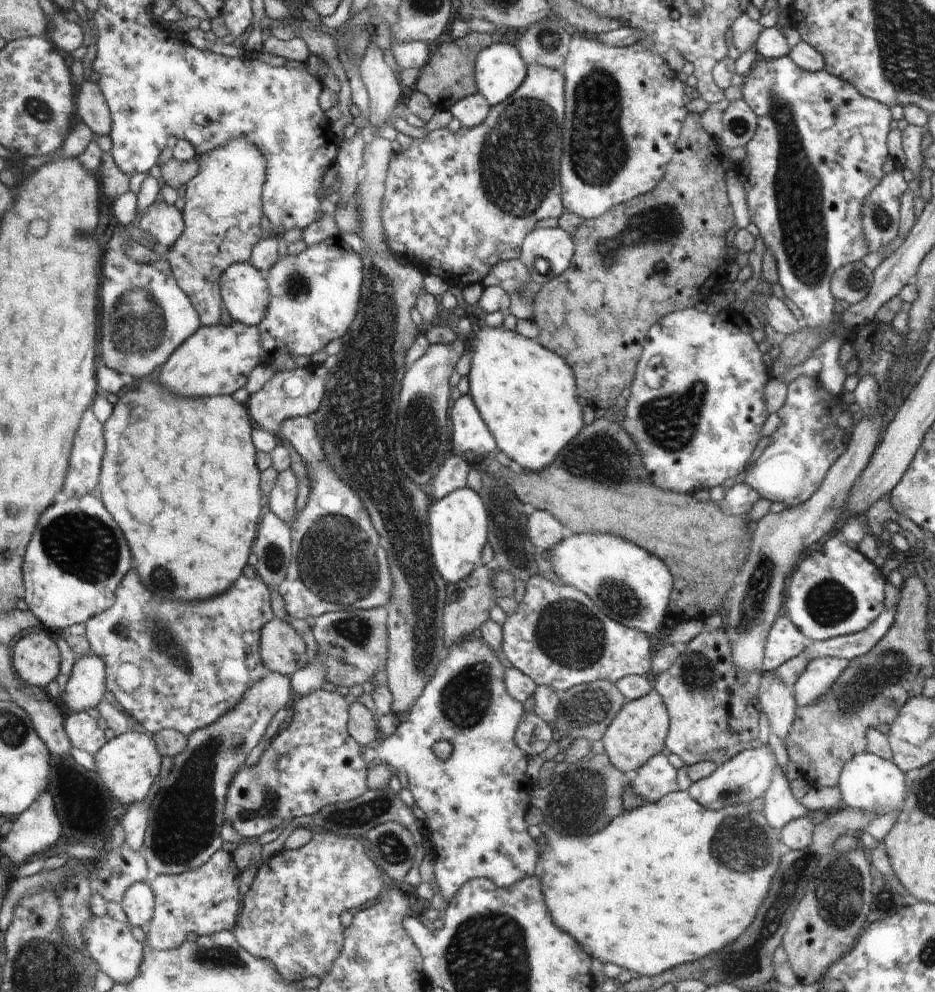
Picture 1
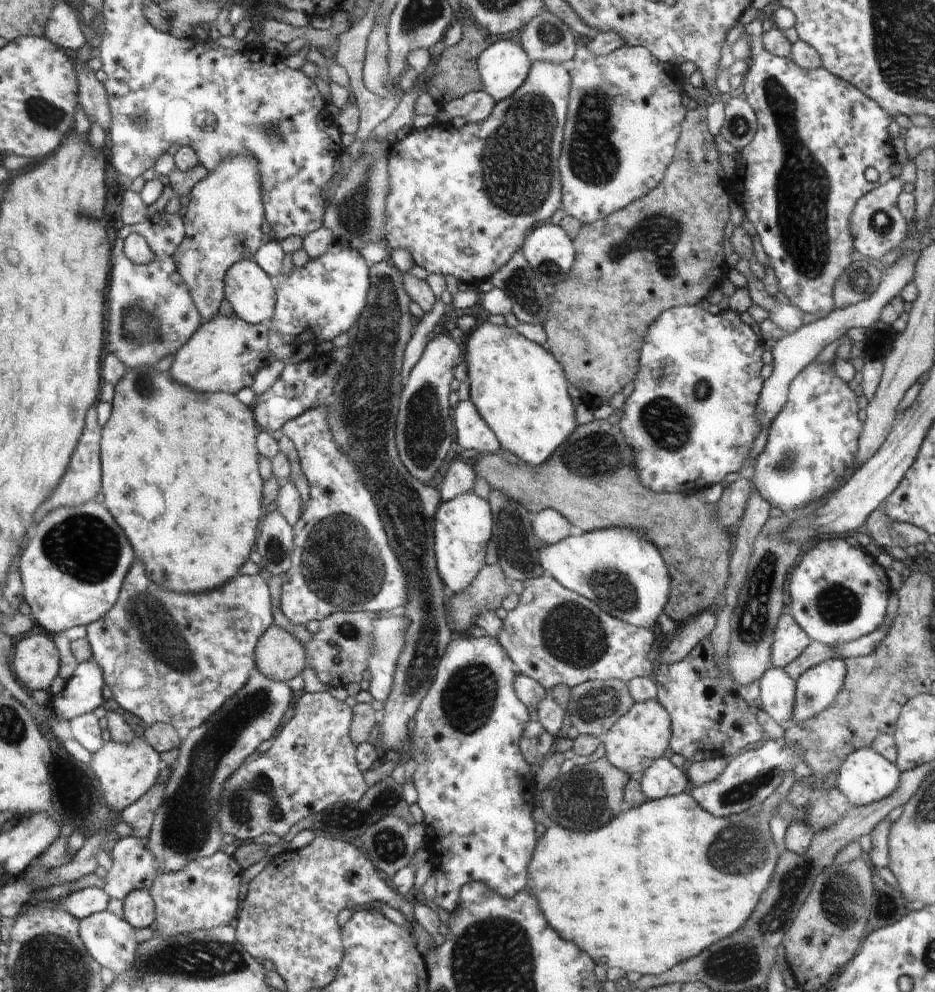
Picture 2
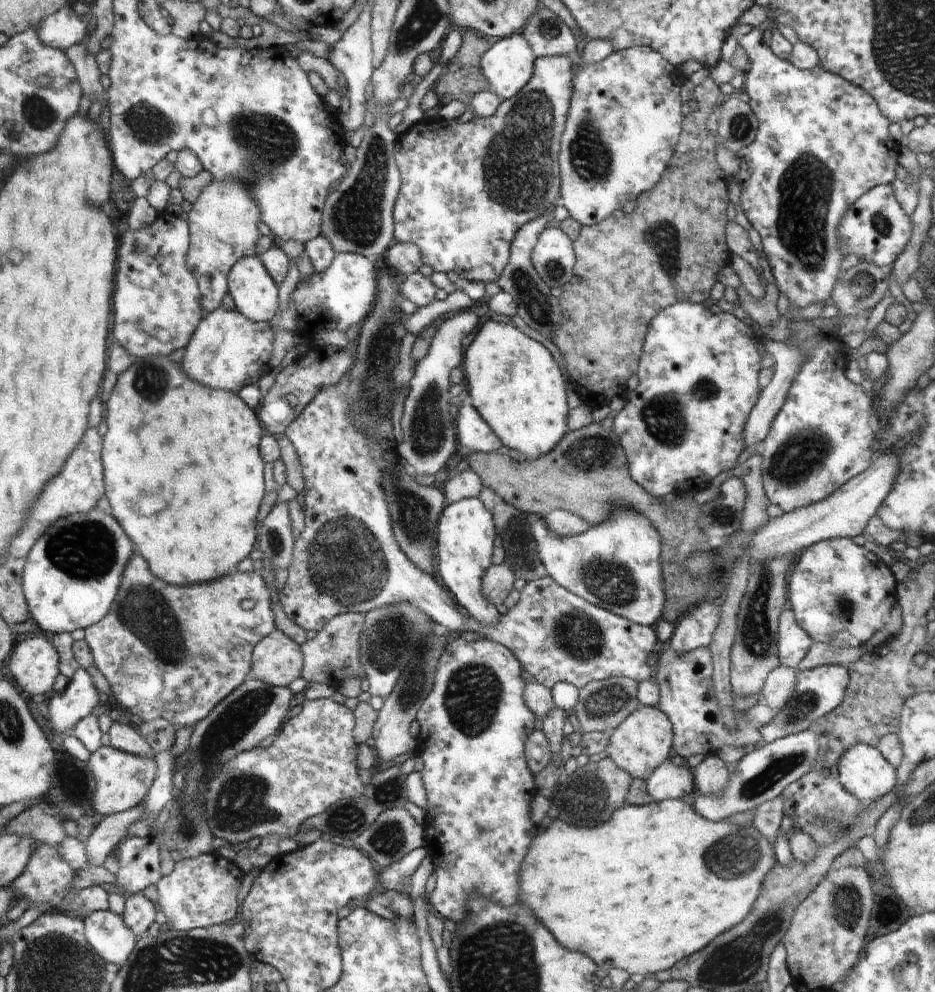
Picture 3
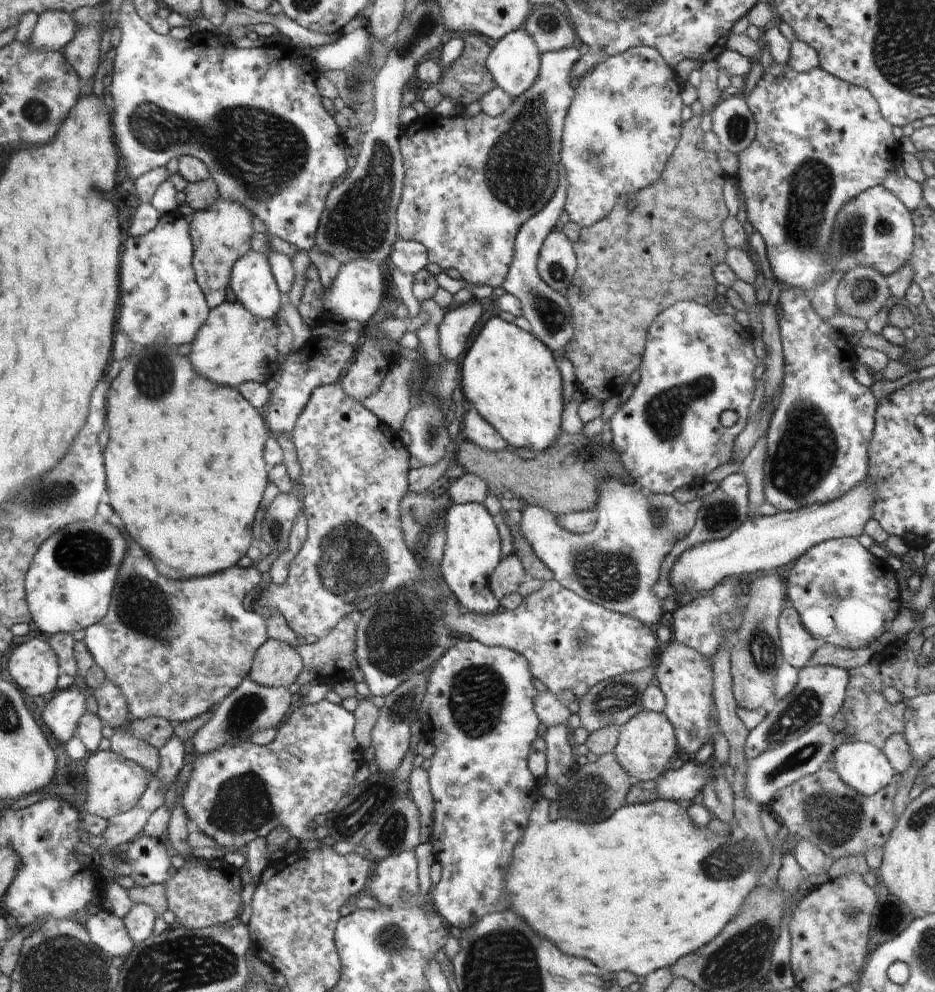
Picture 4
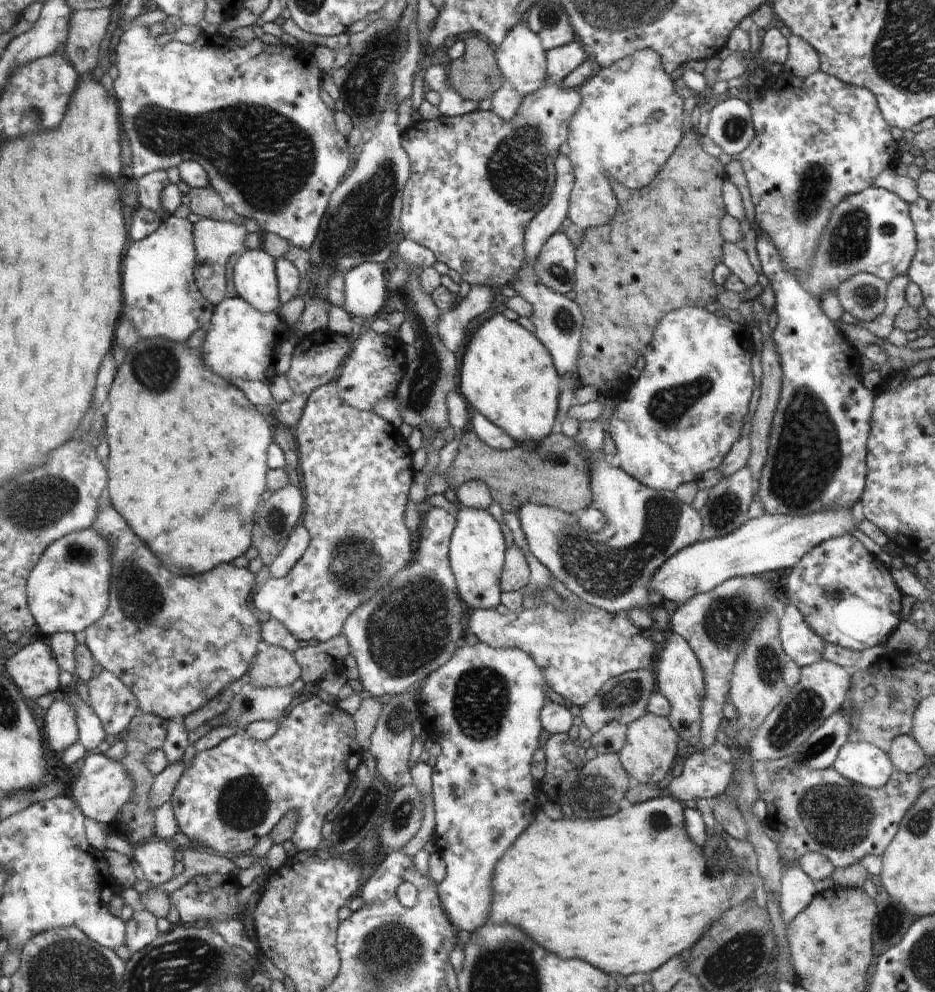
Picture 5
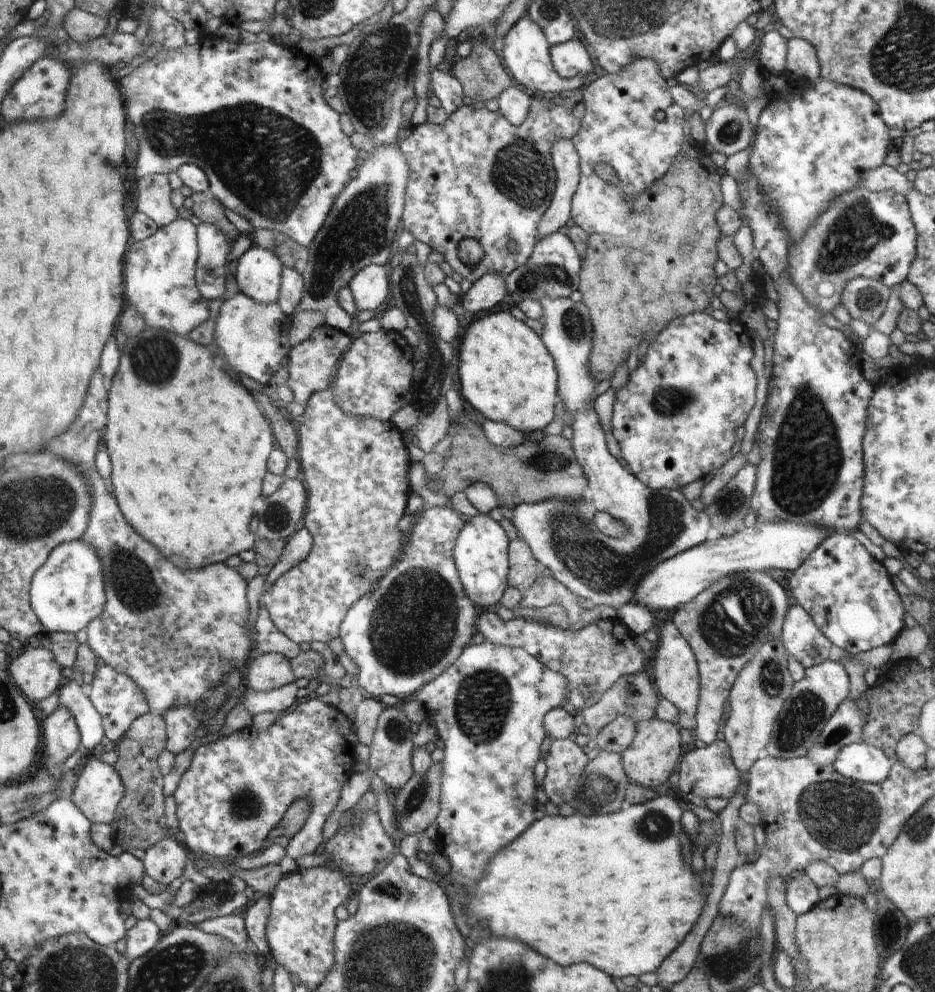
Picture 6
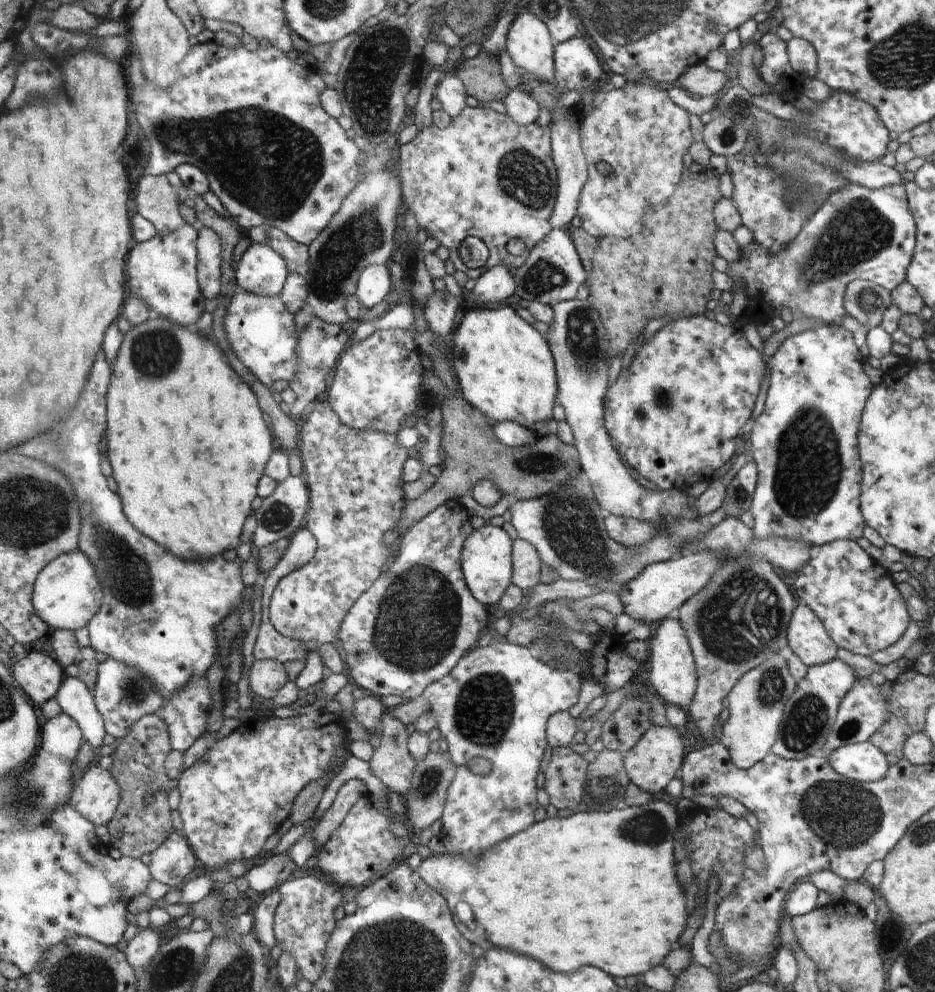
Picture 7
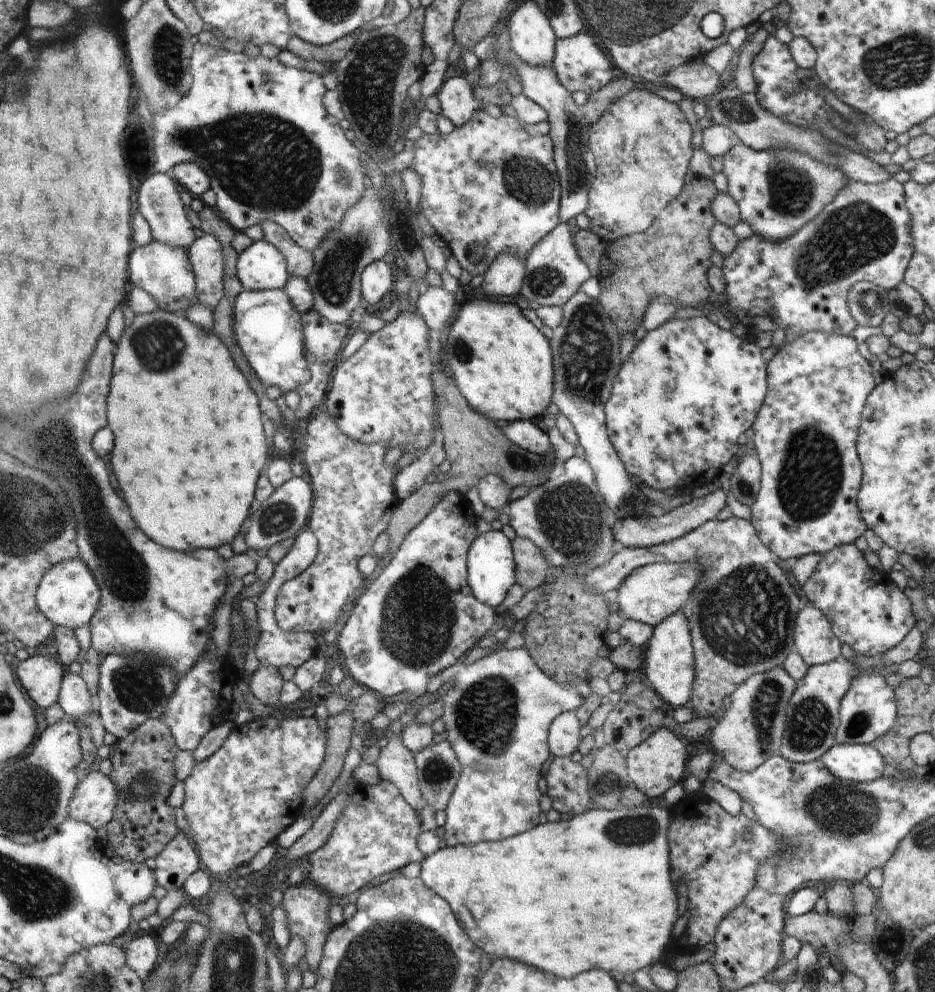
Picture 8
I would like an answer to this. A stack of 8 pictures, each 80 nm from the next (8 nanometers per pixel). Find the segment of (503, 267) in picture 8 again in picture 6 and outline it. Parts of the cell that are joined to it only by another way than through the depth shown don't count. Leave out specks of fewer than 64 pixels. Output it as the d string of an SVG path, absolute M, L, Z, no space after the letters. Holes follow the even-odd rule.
M488 273L472 283L470 290L462 295L461 303L466 312L486 312L488 308L500 304L509 294L508 280L502 275Z

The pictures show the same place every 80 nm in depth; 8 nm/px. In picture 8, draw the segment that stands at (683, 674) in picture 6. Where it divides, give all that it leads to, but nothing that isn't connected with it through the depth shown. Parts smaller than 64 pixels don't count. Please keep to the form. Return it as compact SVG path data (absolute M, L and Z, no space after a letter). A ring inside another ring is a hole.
M680 609L653 628L652 637L645 649L643 677L645 683L663 699L671 709L688 705L692 698L692 684L696 680L696 660L687 618Z

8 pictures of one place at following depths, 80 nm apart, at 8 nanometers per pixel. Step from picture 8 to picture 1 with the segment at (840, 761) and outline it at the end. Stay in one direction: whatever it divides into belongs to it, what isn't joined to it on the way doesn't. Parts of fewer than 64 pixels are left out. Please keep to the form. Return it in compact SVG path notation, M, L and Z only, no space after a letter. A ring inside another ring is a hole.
M868 751L856 754L851 761L847 762L839 778L838 788L842 796L843 807L879 815L901 810L909 792L906 772L900 770L894 762L879 758Z

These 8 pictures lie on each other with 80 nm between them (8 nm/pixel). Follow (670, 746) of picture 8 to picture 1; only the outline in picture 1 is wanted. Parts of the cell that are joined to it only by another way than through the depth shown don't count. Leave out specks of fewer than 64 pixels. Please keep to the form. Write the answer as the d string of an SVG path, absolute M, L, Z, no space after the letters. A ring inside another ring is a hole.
M654 688L637 700L625 702L618 717L603 735L602 744L605 756L615 767L624 773L630 770L638 771L650 758L655 757L664 748L664 738L668 733L667 706L664 706L662 696Z

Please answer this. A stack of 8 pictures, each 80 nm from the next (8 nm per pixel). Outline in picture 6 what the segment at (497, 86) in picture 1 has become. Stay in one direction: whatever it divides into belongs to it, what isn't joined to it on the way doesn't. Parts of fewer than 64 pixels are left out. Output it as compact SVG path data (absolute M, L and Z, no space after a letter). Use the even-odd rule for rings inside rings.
M528 16L520 17L517 21L510 22L509 31L503 38L502 62L514 78L514 83L524 88L531 95L551 97L579 91L587 74L576 74L572 78L561 77L555 68L552 68L551 47L547 41L547 35L536 24L535 19Z

